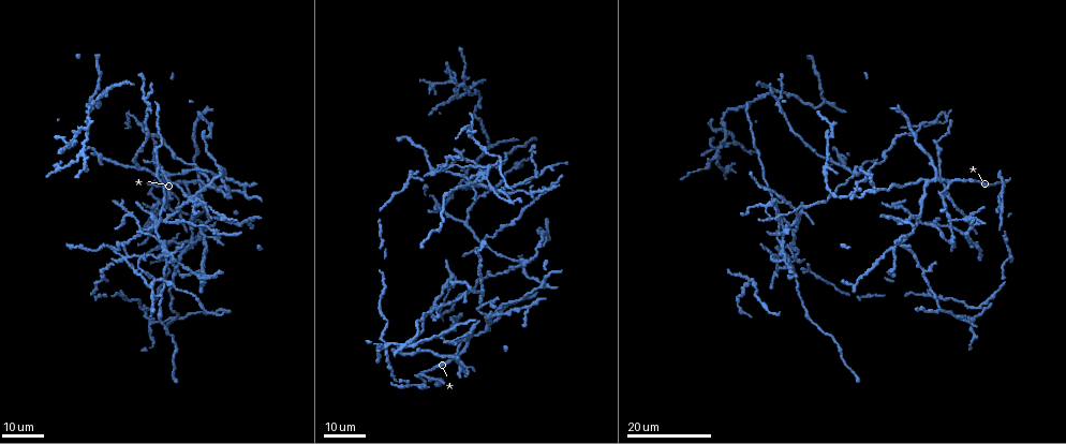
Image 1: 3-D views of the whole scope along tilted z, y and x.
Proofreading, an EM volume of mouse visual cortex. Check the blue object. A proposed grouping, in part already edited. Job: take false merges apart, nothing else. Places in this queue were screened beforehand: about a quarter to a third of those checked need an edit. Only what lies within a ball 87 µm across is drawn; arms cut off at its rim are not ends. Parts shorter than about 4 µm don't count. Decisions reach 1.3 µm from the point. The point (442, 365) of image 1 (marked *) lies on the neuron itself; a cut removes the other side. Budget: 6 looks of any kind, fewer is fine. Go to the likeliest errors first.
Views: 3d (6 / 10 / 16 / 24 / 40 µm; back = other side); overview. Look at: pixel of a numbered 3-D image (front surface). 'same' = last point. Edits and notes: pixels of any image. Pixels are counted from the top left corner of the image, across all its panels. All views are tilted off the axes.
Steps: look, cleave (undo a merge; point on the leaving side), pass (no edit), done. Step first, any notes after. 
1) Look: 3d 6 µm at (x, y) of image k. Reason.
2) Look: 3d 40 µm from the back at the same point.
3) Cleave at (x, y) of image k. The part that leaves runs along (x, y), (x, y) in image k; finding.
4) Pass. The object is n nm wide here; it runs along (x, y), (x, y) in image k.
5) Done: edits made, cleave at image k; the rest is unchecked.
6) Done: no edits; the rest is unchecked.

Look: 3d 24 µm at (794, 259) of image 1.

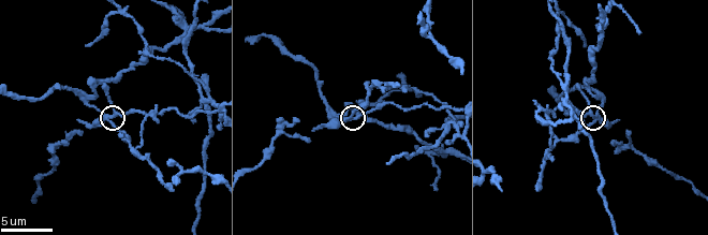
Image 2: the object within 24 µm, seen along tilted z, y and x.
Look: 3d 10 µm at (110, 116) of image 2. Closer look.

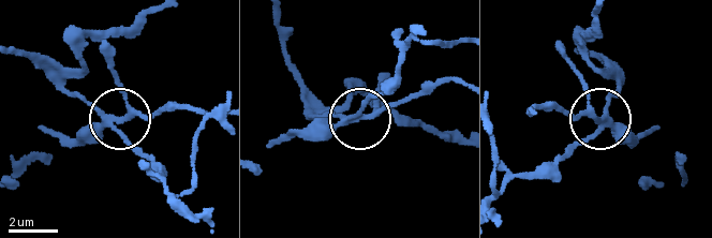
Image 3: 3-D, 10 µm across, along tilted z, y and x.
Cleave at (82, 136) of image 3. The part that leaves runs along (602, 119), (575, 118), (552, 106), (529, 112) in image 3; a second neuron is stuck on.

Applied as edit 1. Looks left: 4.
Look: overview.

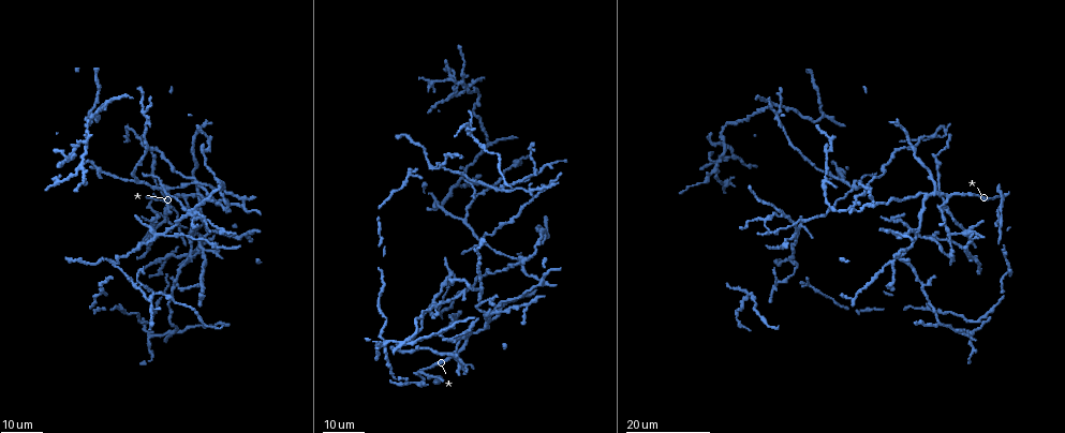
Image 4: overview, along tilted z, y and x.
Look: 3d 16 µm at (161, 188) of image 4.

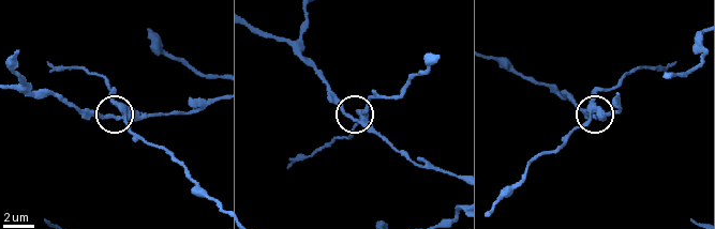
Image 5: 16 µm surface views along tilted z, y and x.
Look: 3d 10 µm at (360, 121) of image 5.

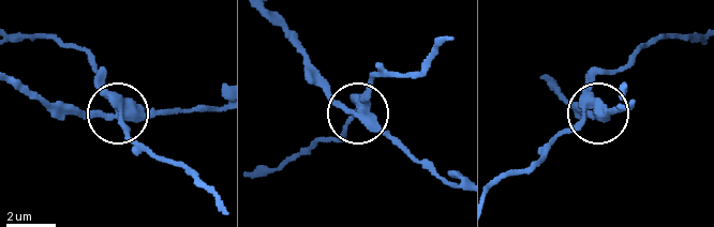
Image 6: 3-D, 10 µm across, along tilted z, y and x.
Cleave at (97, 74) of image 6. The side arm is 93 µm long; the part that leaves runs along (594, 105), (532, 166), (502, 176) in image 6; a second neuron is stuck on.

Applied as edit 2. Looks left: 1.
Done: edits made, cleave at image 3, cleave at image 6; the rest is unchecked.

